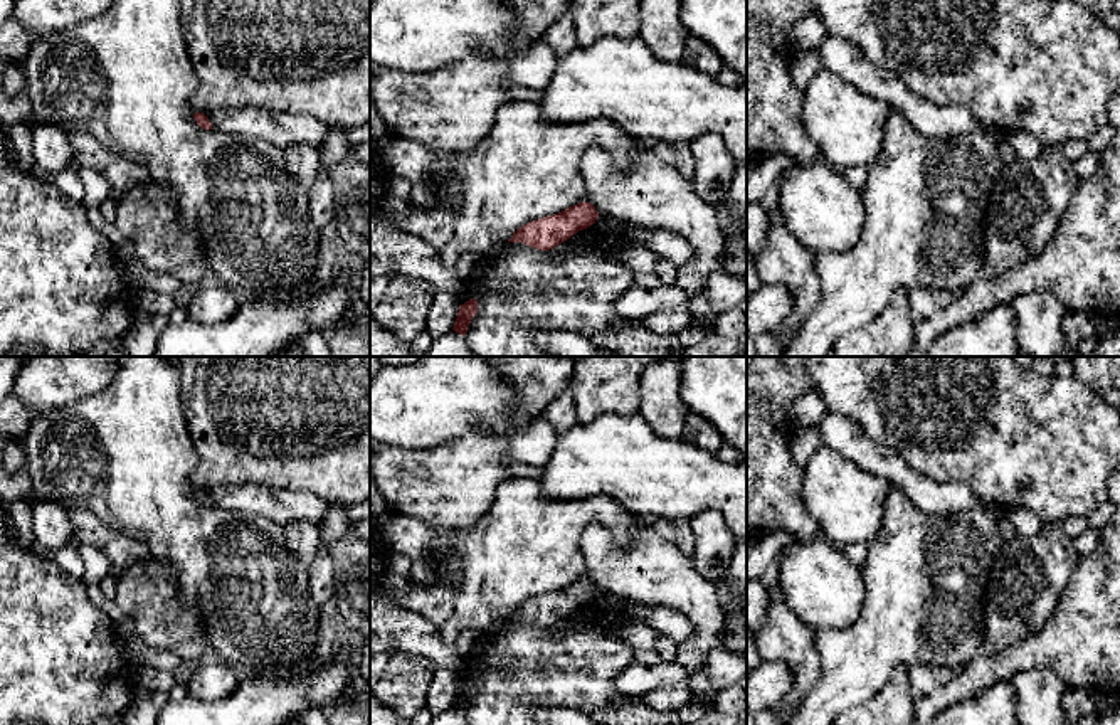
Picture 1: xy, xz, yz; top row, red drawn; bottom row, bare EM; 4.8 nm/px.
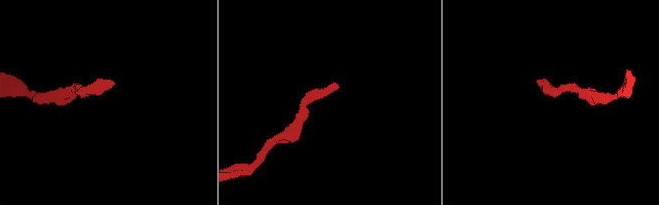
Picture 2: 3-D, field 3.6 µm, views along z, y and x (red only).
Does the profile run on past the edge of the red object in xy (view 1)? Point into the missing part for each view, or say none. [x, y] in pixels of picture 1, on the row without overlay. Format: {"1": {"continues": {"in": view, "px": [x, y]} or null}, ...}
{"1": {"continues": null}}

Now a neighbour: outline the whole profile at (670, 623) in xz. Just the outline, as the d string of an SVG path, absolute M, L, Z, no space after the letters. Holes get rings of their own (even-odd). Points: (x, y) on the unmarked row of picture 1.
M656 606L647 614L646 624L659 634L669 636L678 644L689 641L693 636L691 621L686 616L663 606Z

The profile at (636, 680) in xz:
M632 661L621 671L615 685L622 696L641 698L666 686L688 683L688 671L674 661L661 661L656 666L644 666Z

